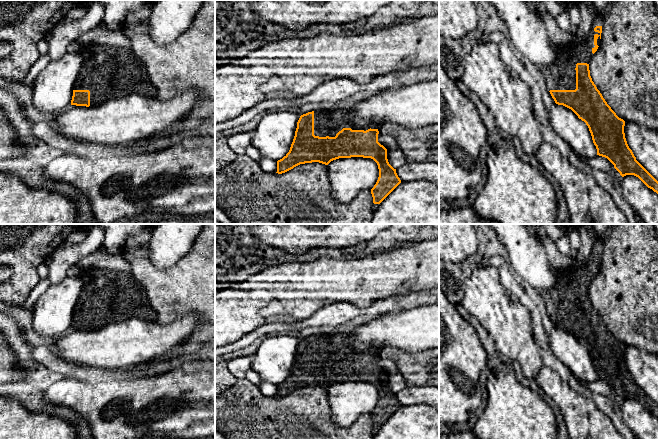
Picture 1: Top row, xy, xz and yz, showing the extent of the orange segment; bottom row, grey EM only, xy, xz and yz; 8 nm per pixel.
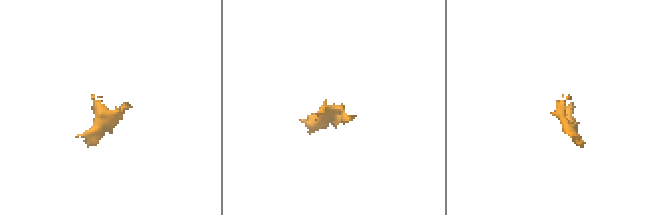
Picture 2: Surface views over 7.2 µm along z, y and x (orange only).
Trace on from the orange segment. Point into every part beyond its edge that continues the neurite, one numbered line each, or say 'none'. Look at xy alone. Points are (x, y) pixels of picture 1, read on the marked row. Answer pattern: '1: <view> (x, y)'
1: xy (108, 72)

